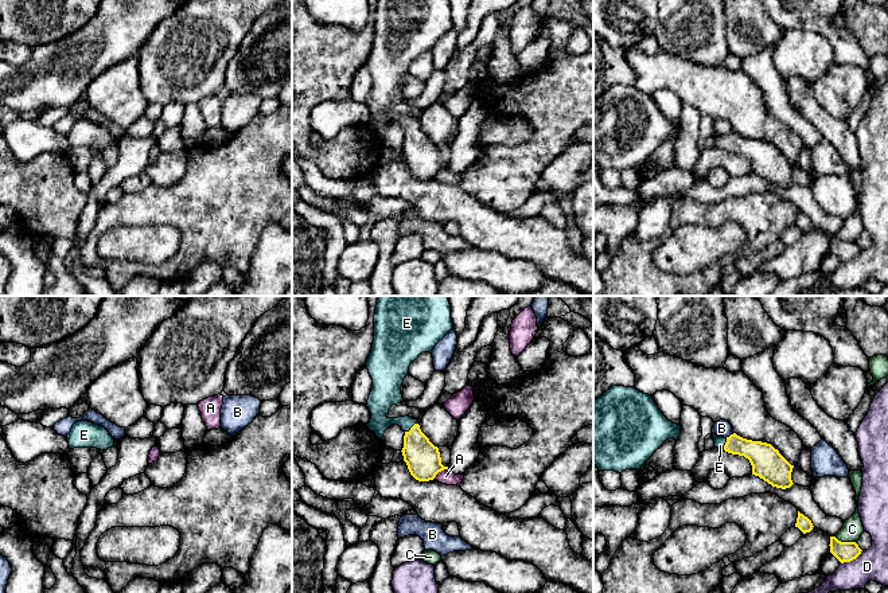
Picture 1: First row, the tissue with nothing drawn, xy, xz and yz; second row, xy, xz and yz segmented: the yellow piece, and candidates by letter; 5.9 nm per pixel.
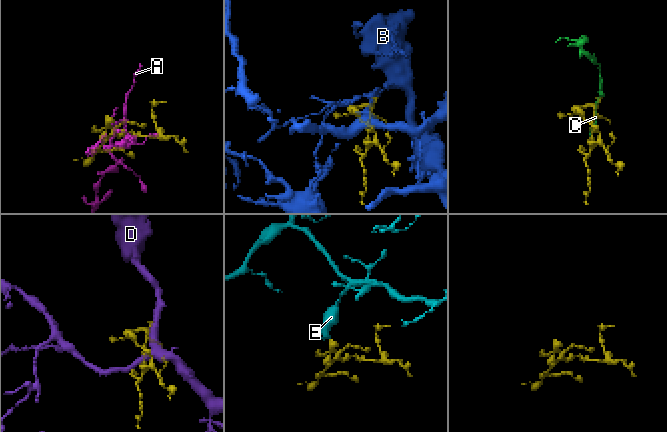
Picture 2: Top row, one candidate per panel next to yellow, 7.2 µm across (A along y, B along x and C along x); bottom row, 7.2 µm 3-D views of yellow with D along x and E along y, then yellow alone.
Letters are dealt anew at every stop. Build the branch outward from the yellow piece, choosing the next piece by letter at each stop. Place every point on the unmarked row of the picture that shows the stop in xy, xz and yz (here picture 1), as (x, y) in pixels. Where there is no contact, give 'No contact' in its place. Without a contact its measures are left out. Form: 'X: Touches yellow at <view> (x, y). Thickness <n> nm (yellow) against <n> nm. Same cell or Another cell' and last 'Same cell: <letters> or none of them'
A: Touches yellow at xz (440, 170). Thickness 200 nm (yellow) against 90 nm. Another cell
B: Touches yellow at yz (731, 133). Thickness 180 nm (yellow) against 100 nm. Another cell
C: Touches yellow at yz (845, 241). Thickness 130 nm (yellow) against 120 nm. Another cell
D: Touches yellow at yz (852, 258). Thickness 130 nm (yellow) against 190 nm. Another cell
E: Touches yellow at xz (411, 127). Thickness 200 nm (yellow) against 160 nm. Same cell
Same cell: E

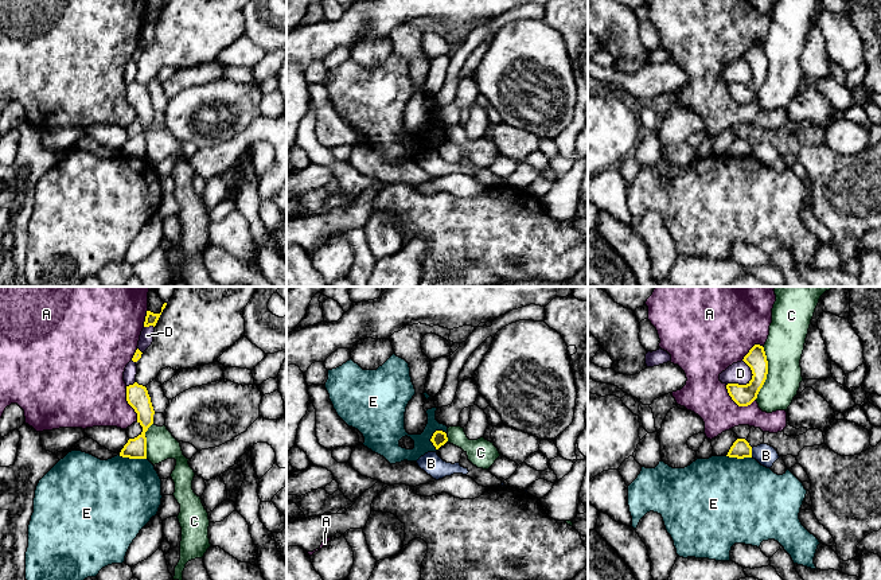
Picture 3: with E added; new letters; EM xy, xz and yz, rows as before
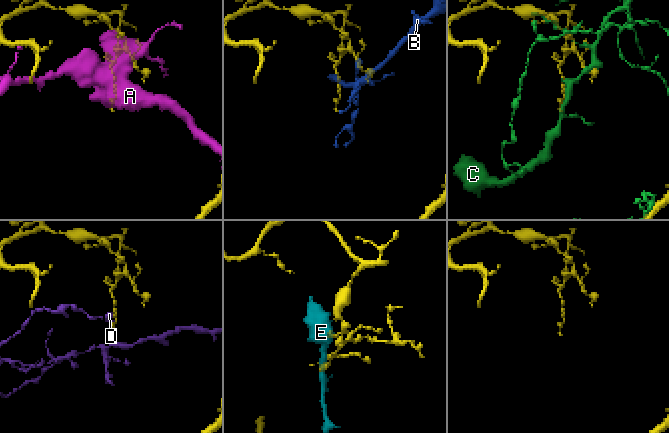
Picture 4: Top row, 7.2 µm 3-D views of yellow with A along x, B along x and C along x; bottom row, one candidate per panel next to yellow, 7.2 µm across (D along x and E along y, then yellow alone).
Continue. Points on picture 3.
A: Touches yellow at yz (737, 102). Thickness 130 nm (yellow) against 240 nm. Another cell
B: Touches yellow at yz (751, 151). Thickness 110 nm (yellow) against 120 nm. Another cell
C: Touches yellow at yz (767, 71). Thickness 130 nm (yellow) against 220 nm. Another cell
D: Touches yellow at yz (749, 80). Thickness 130 nm (yellow) against 130 nm. Another cell
E: Touches yellow at xz (432, 136). Thickness 90 nm (yellow) against 160 nm. Another cell
Same cell: none of them

